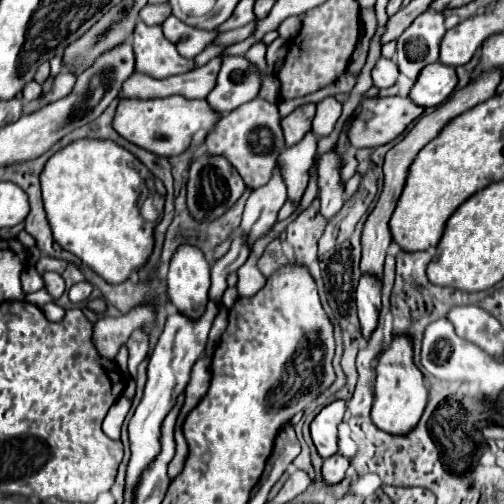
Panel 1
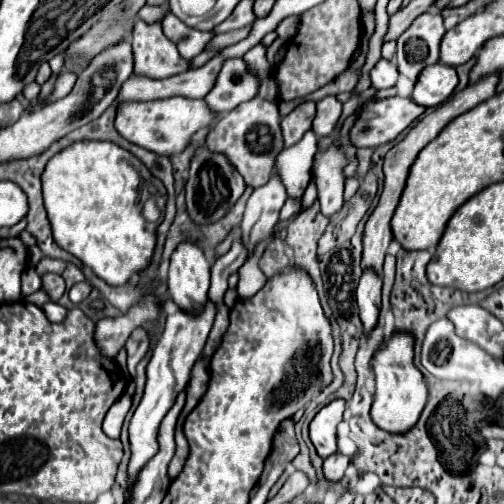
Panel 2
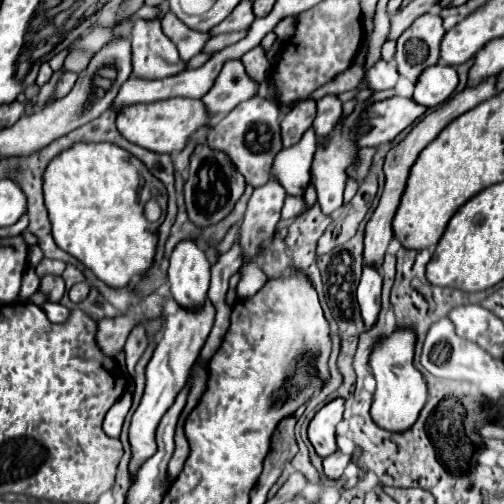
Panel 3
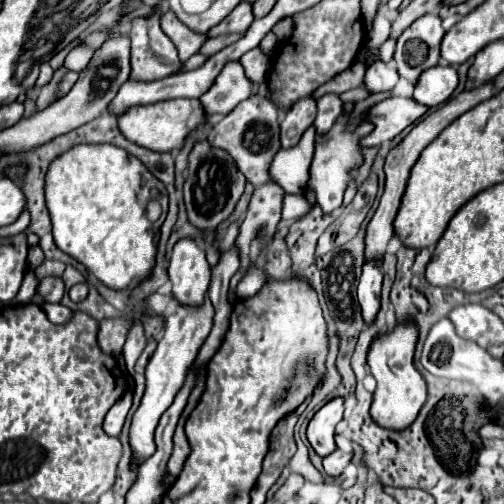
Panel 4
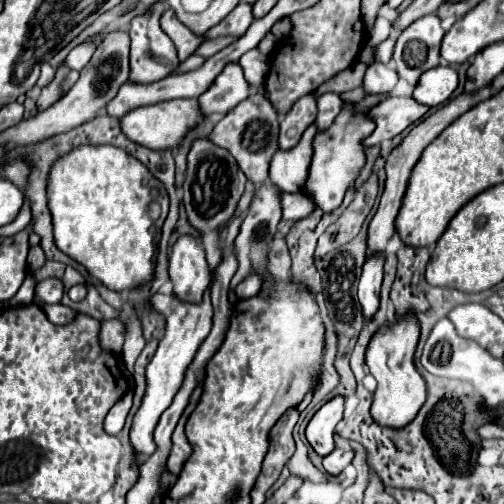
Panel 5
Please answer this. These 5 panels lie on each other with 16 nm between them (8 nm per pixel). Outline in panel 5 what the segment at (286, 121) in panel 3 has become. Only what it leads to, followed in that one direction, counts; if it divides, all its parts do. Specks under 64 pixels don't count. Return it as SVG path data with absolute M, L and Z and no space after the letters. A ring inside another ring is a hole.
M310 92L296 100L292 110L280 120L280 136L278 136L278 150L290 150L294 148L302 132L316 120L318 108L316 108L316 94Z

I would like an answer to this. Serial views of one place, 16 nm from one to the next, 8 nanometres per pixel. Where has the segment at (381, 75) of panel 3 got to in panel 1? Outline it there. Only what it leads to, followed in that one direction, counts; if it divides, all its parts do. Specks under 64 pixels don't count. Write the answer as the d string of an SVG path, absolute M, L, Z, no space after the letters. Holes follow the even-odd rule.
M380 58L376 62L376 66L372 68L372 80L374 80L374 86L376 88L390 88L396 84L398 80L398 68L392 60L386 60L386 58Z

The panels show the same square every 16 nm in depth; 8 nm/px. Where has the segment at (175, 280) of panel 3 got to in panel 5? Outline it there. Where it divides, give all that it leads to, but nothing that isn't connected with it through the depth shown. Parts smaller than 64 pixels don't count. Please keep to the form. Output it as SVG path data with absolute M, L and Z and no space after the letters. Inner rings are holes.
M188 234L174 242L170 252L170 280L174 284L174 294L180 300L196 302L210 284L210 270L206 264L204 248L200 242Z

